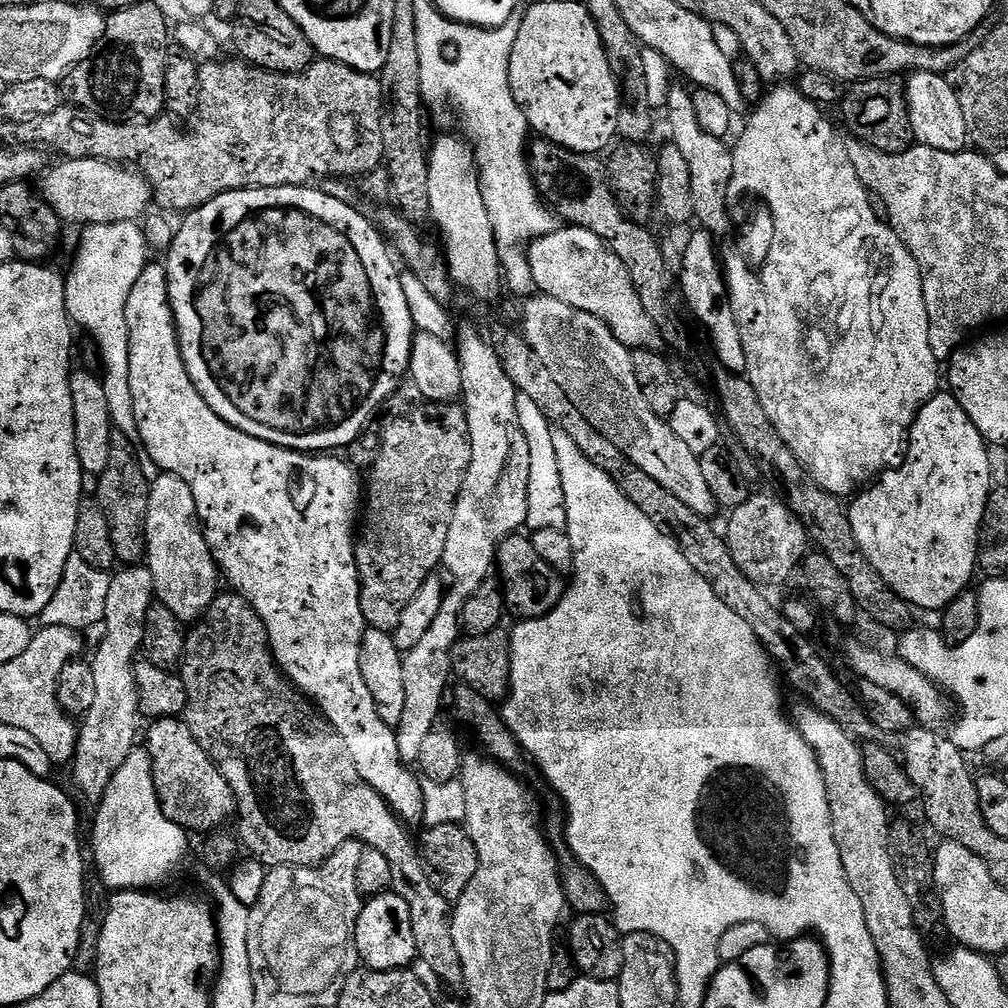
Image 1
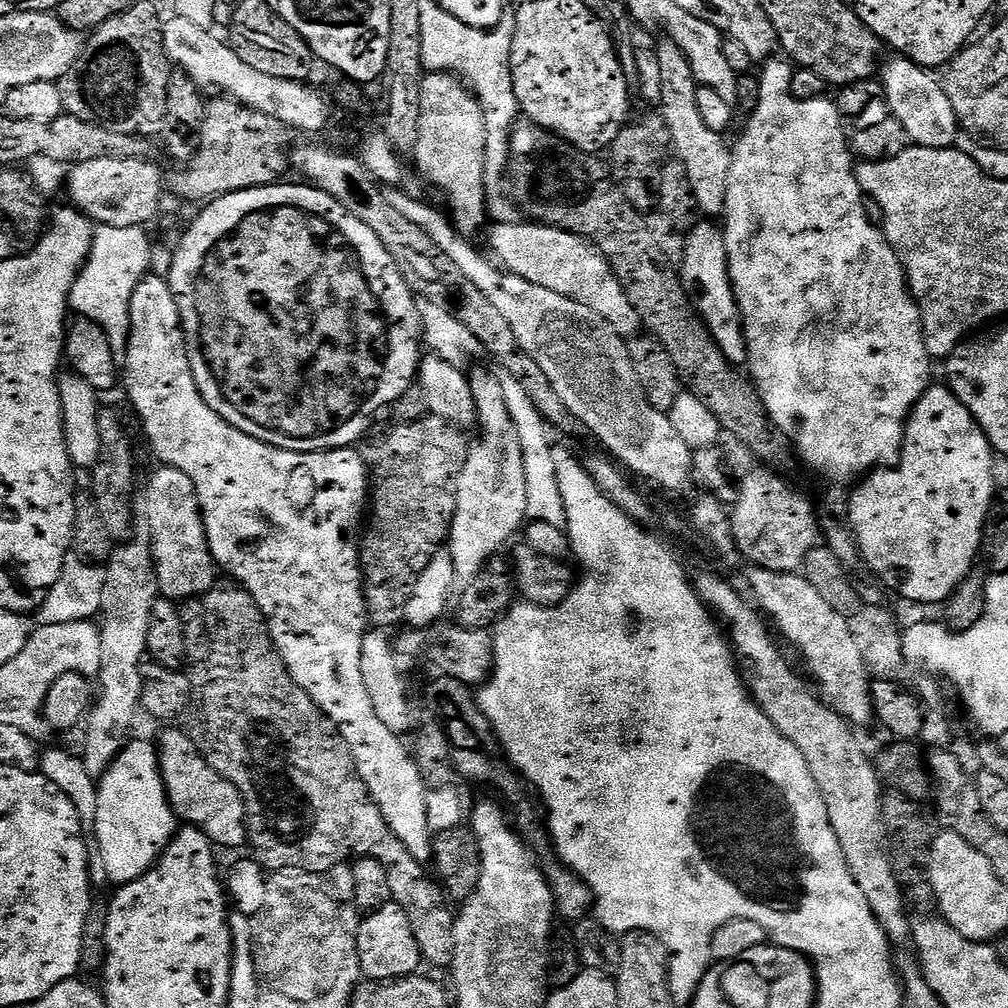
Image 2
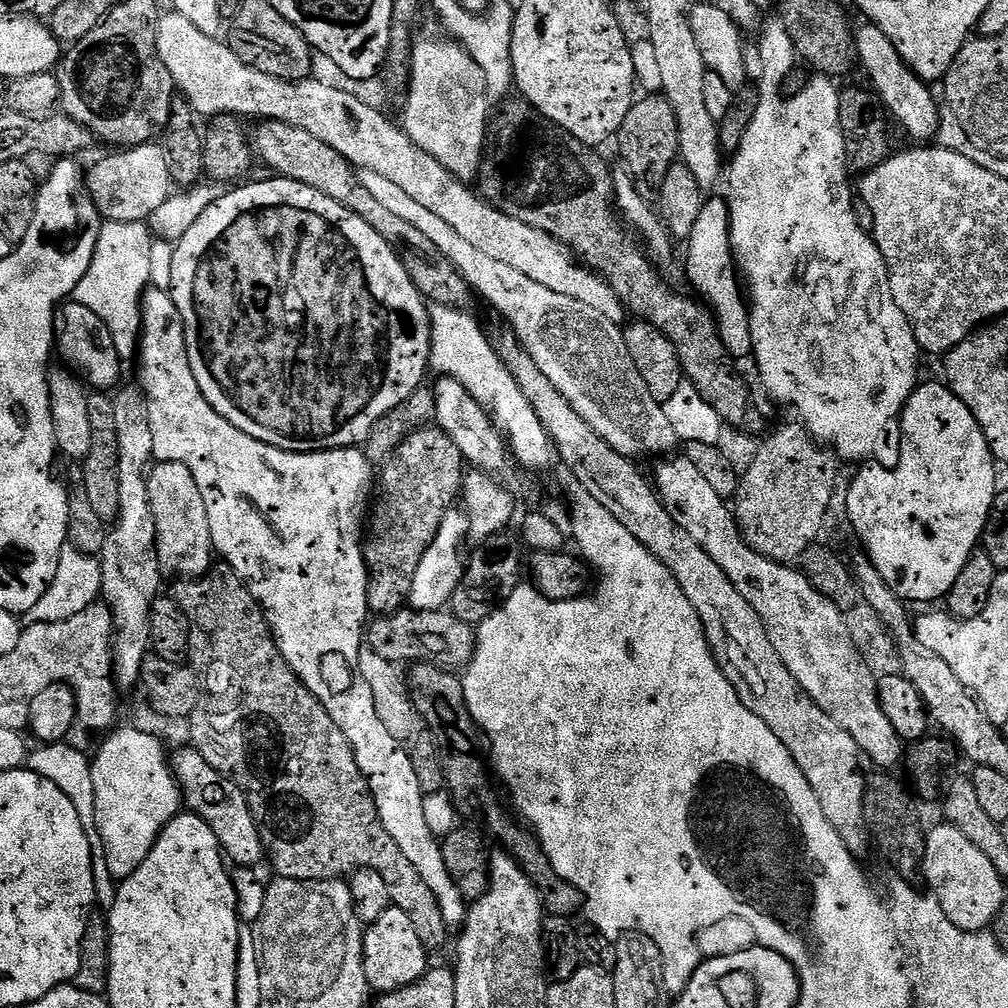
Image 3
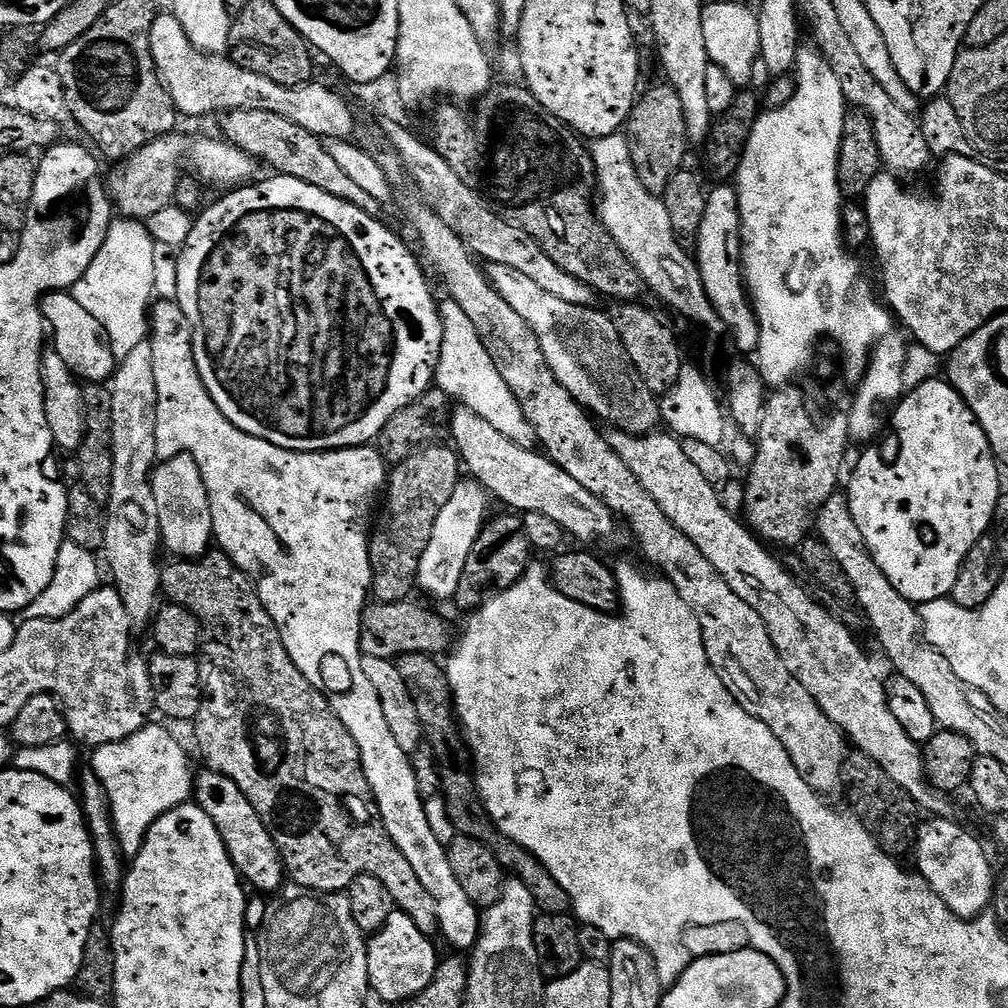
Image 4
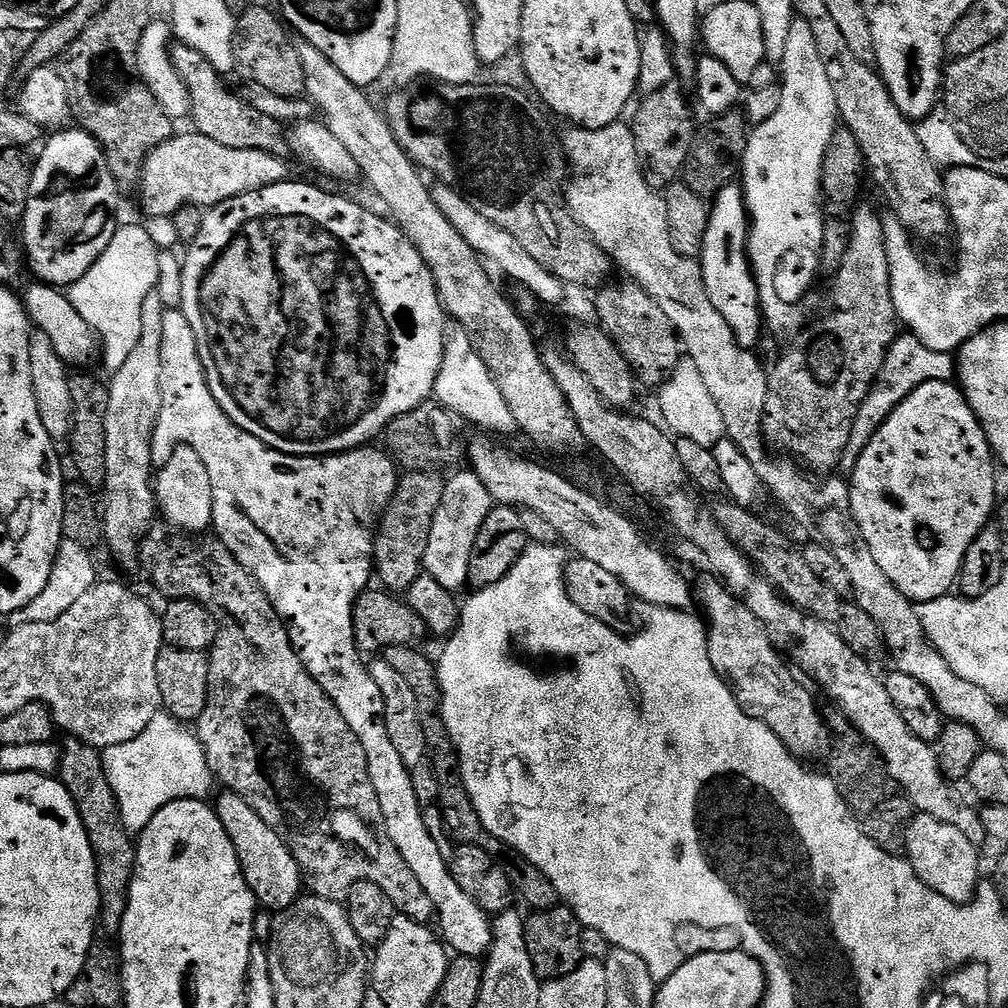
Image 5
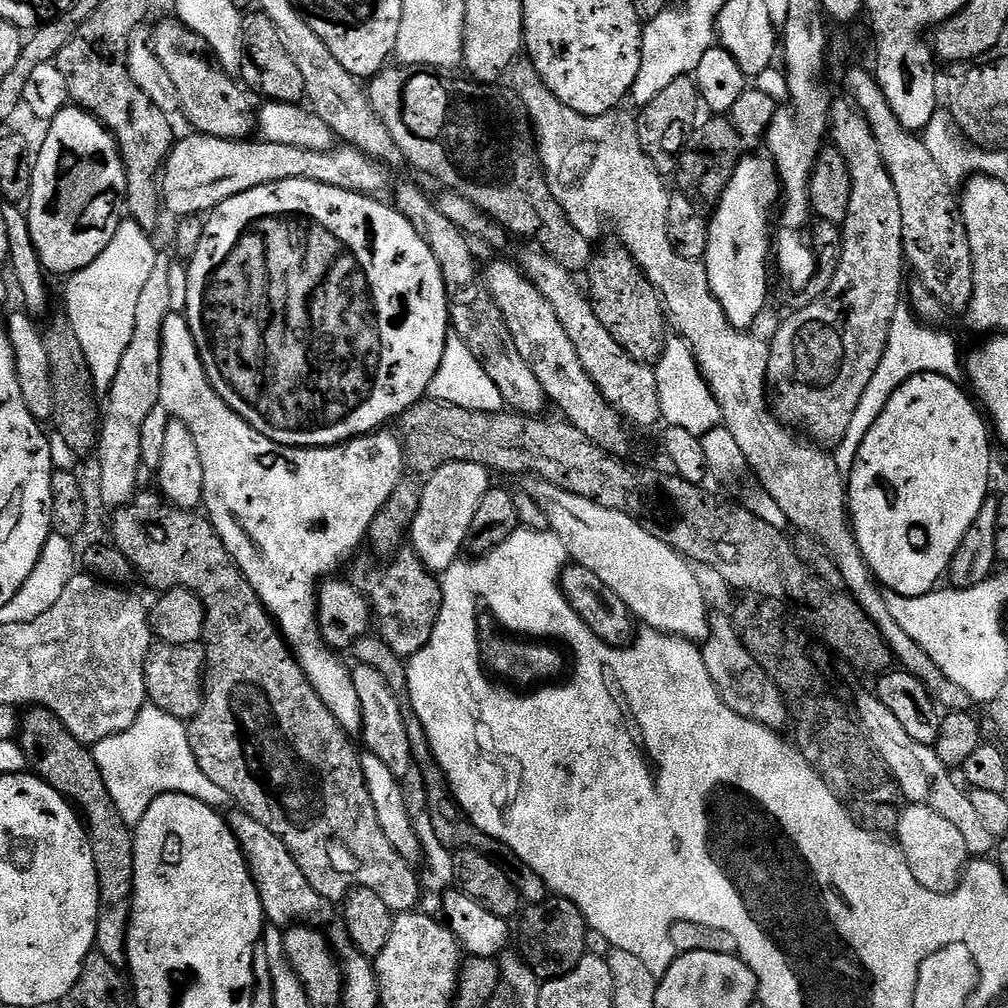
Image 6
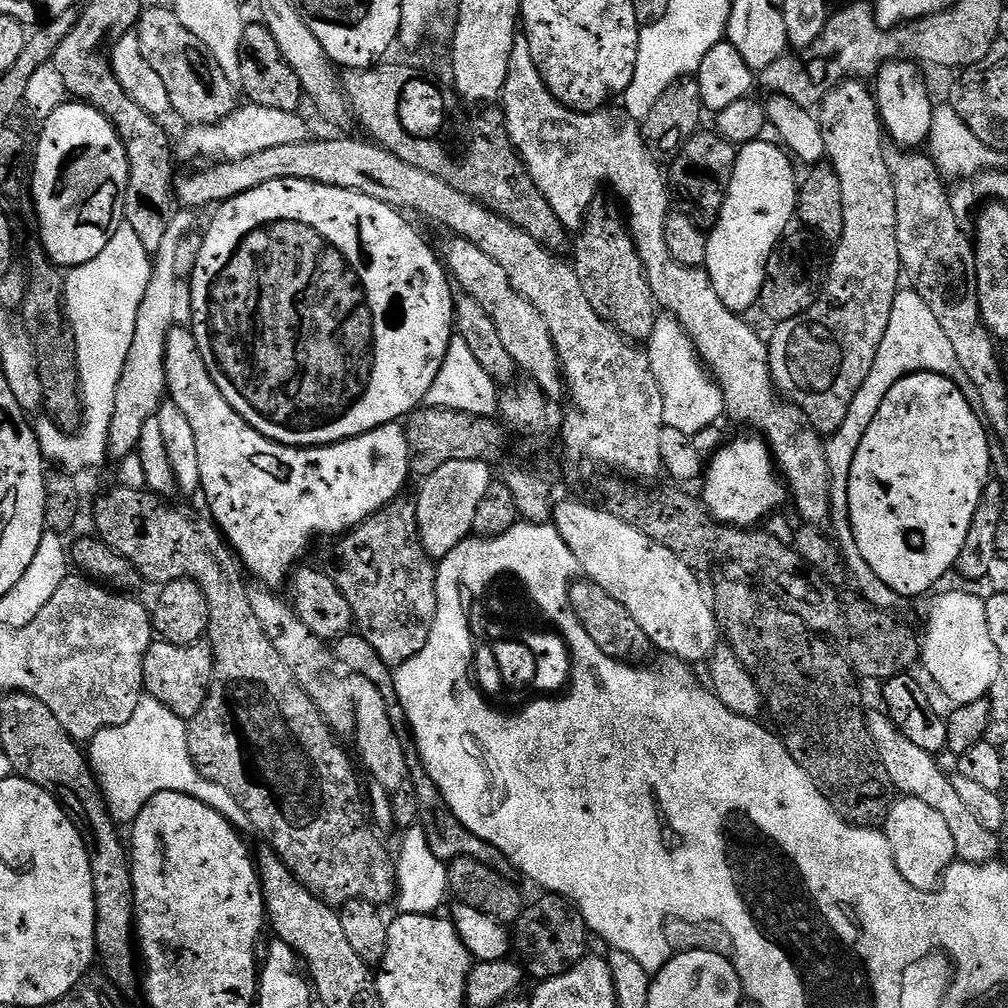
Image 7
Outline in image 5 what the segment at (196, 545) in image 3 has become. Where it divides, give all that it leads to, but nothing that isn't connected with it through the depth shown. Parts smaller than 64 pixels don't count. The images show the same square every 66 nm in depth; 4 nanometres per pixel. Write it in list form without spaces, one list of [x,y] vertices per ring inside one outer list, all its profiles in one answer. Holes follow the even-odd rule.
[[[177,444],[174,454],[167,456],[163,463],[154,476],[155,501],[159,515],[177,532],[207,533],[212,528],[214,494],[210,486],[210,474],[206,471],[202,458],[198,458],[198,453],[189,444]]]

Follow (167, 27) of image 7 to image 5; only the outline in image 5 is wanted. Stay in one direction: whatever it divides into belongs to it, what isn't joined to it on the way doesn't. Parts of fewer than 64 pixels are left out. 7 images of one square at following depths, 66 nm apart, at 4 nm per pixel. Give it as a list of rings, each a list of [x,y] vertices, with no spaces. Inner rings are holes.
[[[179,42],[171,45],[172,61],[188,91],[190,120],[193,120],[195,131],[201,132],[206,138],[218,142],[221,146],[230,146],[230,150],[262,150],[272,152],[276,156],[287,157],[290,144],[281,121],[270,118],[270,114],[262,114],[247,99],[239,100],[234,93],[228,92],[224,85],[225,77],[198,54],[190,46]]]

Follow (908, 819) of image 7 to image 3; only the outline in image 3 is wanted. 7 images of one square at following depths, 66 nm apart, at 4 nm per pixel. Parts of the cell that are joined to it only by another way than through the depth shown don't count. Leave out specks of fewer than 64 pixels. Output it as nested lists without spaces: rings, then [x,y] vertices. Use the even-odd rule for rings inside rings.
[[[947,822],[927,829],[922,876],[928,879],[931,895],[935,896],[942,910],[946,910],[946,918],[967,932],[985,931],[1006,902],[1006,880],[994,870],[994,862],[990,862],[990,858],[962,834],[962,830]]]

